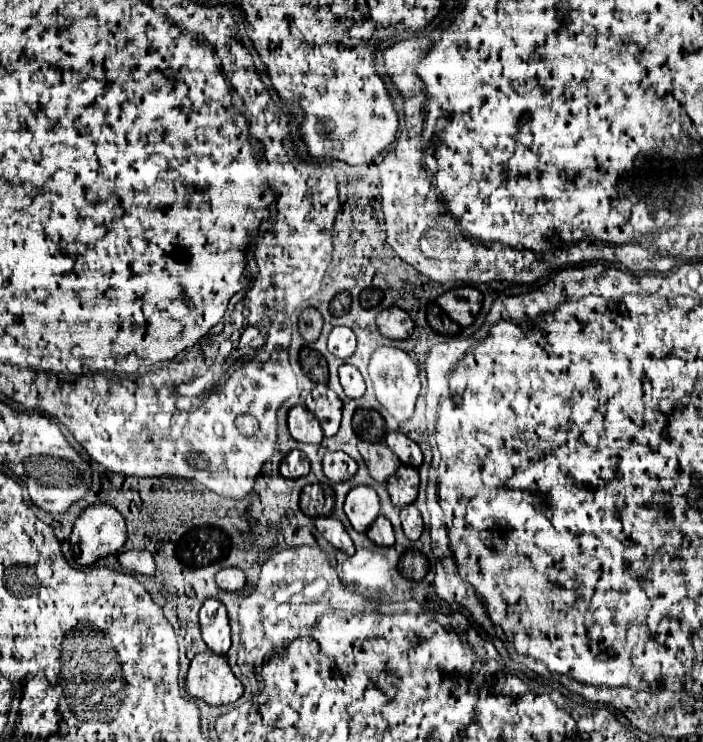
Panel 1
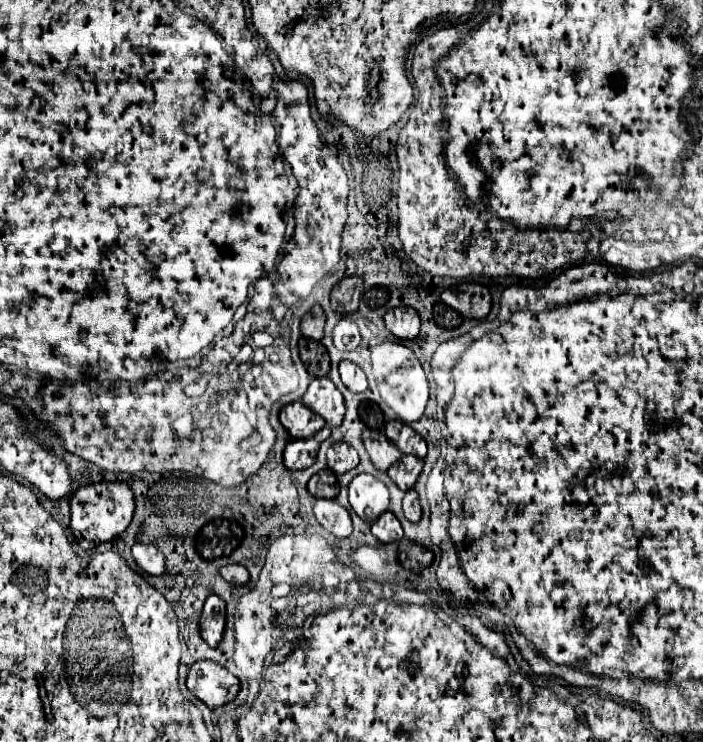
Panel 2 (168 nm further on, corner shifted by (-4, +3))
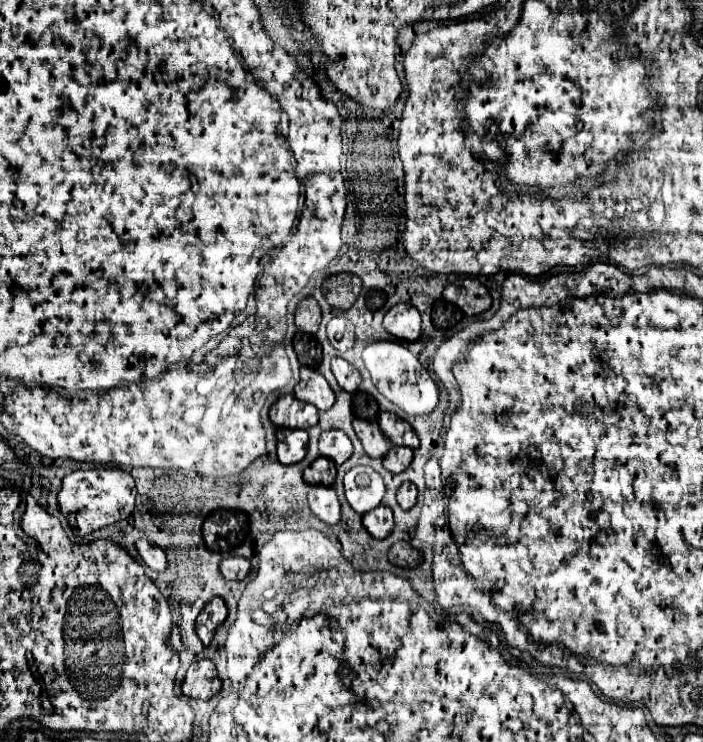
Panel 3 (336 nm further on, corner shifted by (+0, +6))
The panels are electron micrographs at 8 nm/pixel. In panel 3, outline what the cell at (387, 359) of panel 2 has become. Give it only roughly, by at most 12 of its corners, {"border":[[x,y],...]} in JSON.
{"border":[[401,343],[363,361],[379,393],[405,413],[431,413],[437,383]]}

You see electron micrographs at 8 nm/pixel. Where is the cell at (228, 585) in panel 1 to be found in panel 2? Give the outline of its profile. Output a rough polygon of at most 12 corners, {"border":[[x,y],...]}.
{"border":[[241,564],[221,568],[221,576],[235,586],[249,582],[249,572]]}

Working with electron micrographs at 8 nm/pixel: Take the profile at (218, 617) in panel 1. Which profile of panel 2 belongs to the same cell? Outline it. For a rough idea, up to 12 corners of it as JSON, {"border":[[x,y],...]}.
{"border":[[219,596],[205,600],[201,636],[211,648],[221,644],[227,622]]}

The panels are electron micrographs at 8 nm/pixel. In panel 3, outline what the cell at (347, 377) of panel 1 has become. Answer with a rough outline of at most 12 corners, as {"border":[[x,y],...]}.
{"border":[[341,357],[331,361],[339,387],[355,391],[361,385],[359,371]]}

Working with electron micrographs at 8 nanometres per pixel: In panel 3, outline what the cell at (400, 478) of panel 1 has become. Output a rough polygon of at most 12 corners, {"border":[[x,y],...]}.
{"border":[[391,447],[383,467],[401,473],[413,459],[413,449]]}

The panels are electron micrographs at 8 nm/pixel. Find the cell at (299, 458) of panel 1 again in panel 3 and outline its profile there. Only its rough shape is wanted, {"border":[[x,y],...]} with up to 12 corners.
{"border":[[277,429],[277,457],[299,463],[307,431]]}

